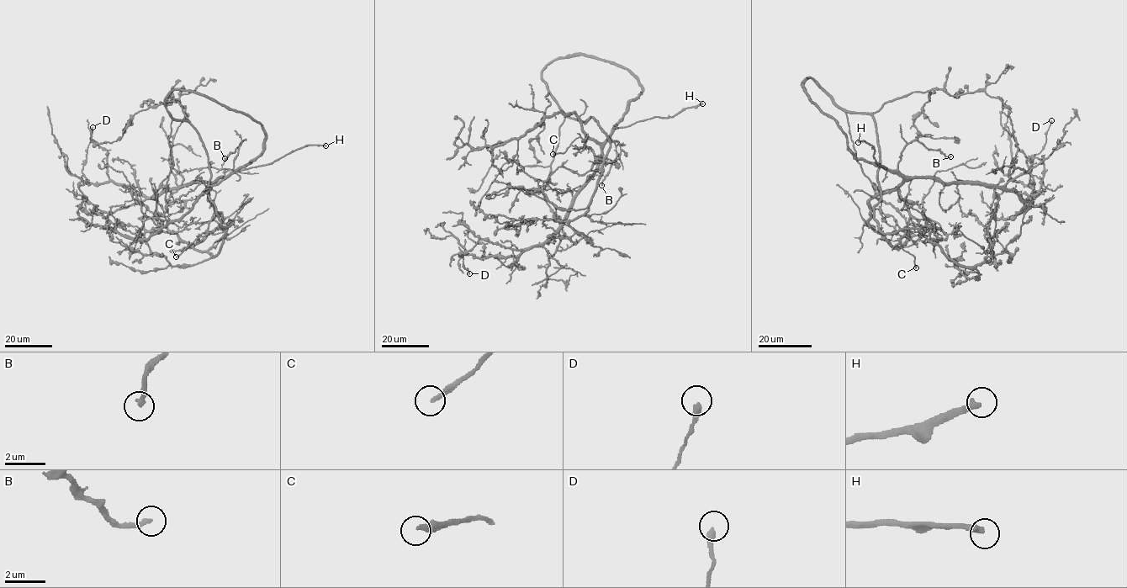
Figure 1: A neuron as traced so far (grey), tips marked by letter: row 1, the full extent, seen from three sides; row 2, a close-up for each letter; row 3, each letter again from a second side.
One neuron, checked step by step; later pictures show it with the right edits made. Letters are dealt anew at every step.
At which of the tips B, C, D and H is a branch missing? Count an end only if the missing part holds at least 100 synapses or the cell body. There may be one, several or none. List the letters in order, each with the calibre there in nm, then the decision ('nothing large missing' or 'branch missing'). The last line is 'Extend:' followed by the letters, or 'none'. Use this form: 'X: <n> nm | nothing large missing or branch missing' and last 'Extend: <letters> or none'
B: 240 nm | nothing large missing
C: 260 nm | nothing large missing
D: 300 nm | nothing large missing
H: 280 nm | branch missing
Extend: H

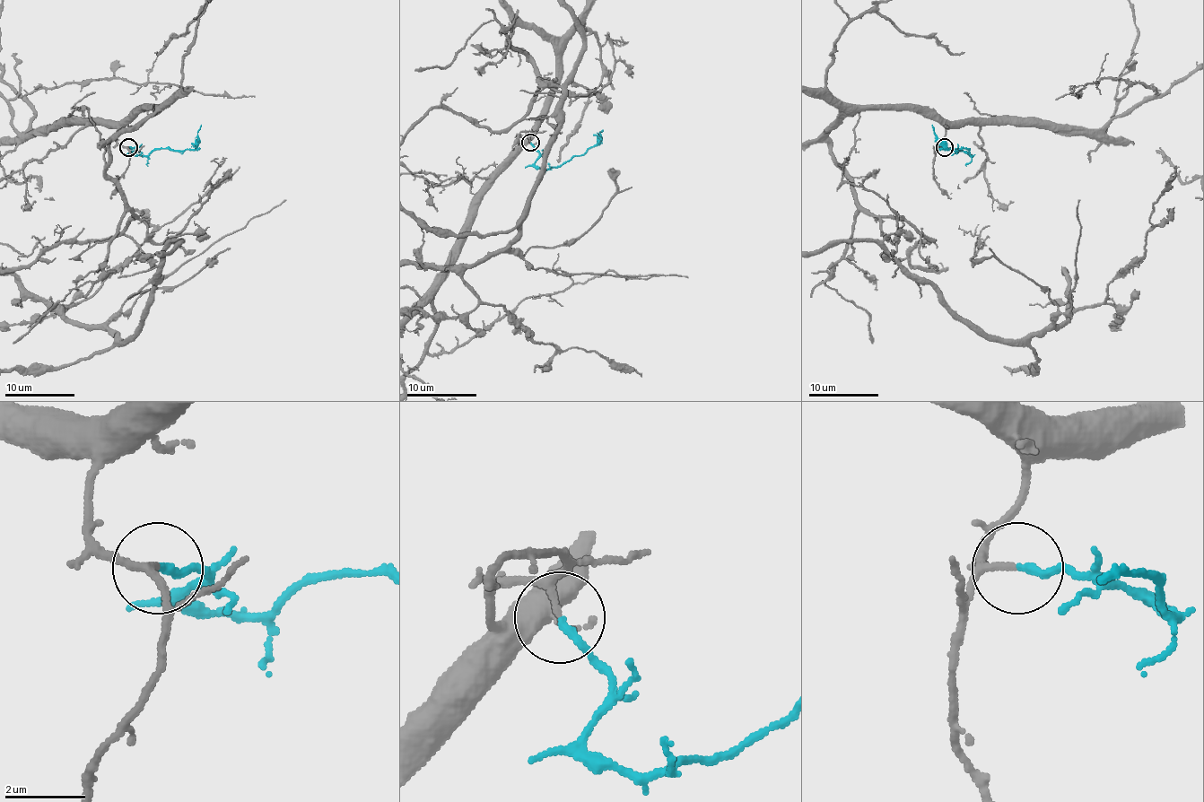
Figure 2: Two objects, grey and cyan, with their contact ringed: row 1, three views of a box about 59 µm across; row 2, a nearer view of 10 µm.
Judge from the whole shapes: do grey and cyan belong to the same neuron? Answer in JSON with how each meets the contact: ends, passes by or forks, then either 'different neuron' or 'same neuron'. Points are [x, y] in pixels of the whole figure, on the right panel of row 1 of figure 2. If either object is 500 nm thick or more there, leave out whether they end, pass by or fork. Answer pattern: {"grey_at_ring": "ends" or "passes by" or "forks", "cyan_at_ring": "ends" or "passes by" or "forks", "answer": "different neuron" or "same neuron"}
{"grey_at_ring": "passes by", "cyan_at_ring": "ends", "answer": "same neuron"}

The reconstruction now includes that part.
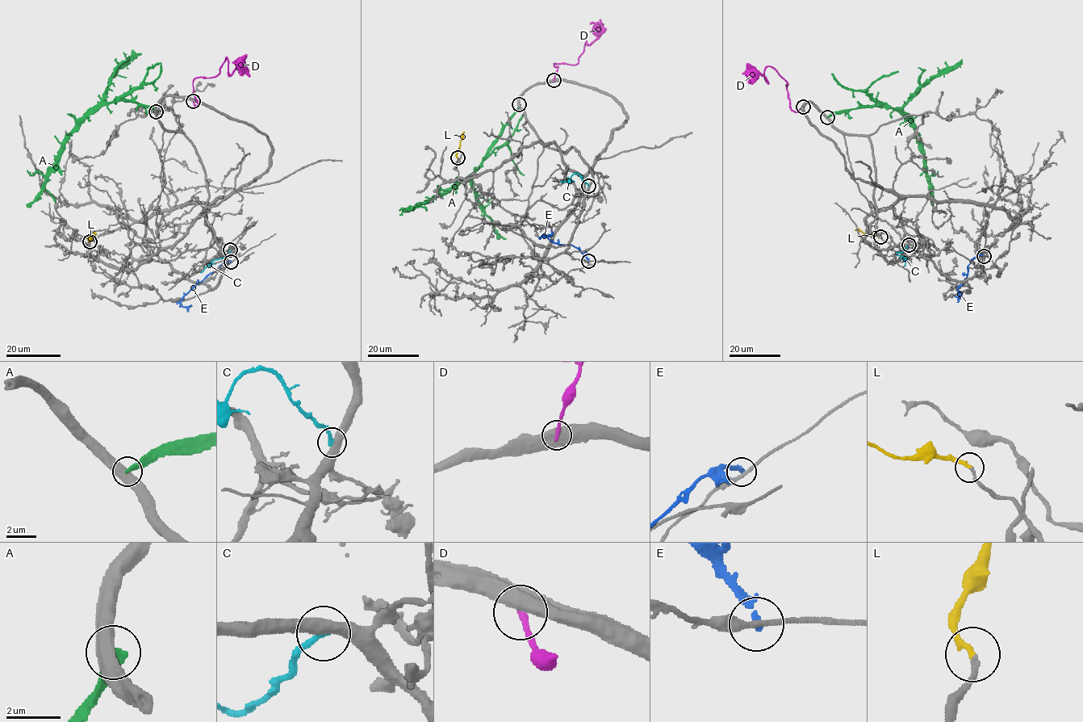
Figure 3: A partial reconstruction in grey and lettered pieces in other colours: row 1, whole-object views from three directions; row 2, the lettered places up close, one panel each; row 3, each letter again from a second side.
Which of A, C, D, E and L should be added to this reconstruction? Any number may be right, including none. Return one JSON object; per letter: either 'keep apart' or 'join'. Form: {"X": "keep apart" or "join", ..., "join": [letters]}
{"A": "keep apart", "C": "keep apart", "D": "keep apart", "E": "keep apart", "L": "join", "join": ["L"]}

